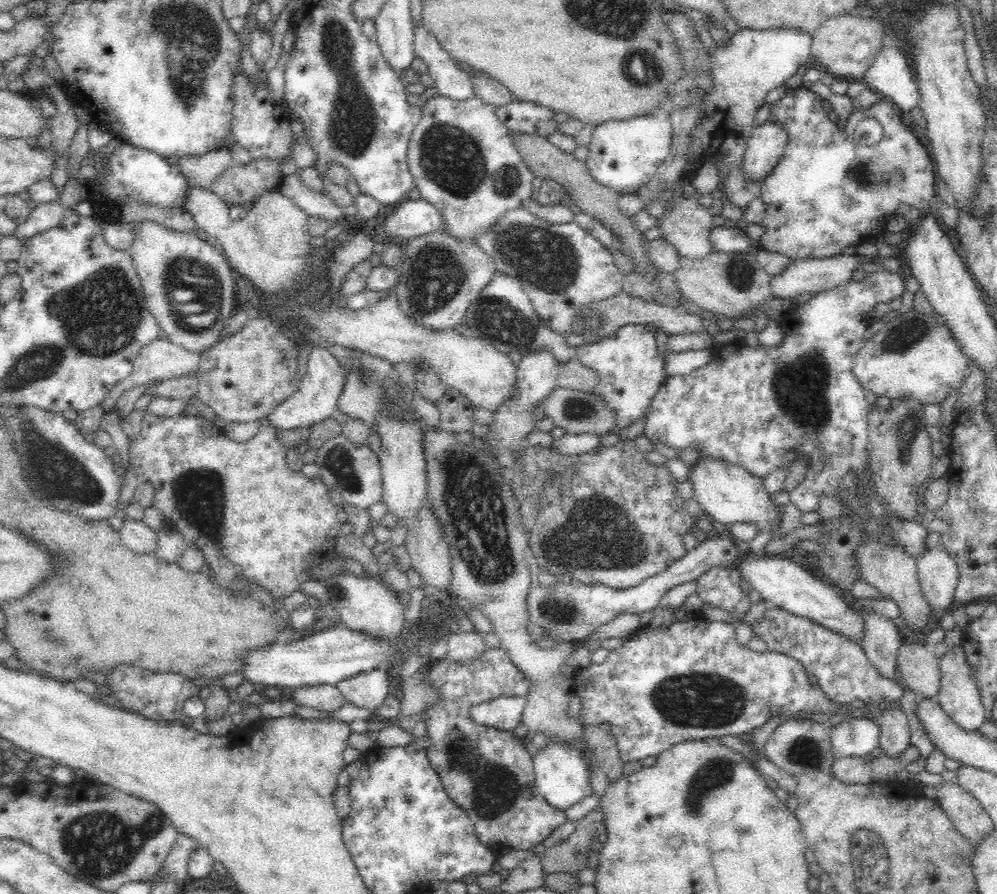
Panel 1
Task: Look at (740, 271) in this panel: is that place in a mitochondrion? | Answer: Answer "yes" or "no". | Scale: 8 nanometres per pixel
yes

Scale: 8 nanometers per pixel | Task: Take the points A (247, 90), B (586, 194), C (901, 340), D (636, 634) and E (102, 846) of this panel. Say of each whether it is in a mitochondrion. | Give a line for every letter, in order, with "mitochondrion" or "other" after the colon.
A: mitochondrion
B: other
C: mitochondrion
D: other
E: mitochondrion

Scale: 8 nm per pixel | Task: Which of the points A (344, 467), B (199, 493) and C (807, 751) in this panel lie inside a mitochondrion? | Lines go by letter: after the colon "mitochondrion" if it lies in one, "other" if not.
A: mitochondrion
B: mitochondrion
C: mitochondrion

